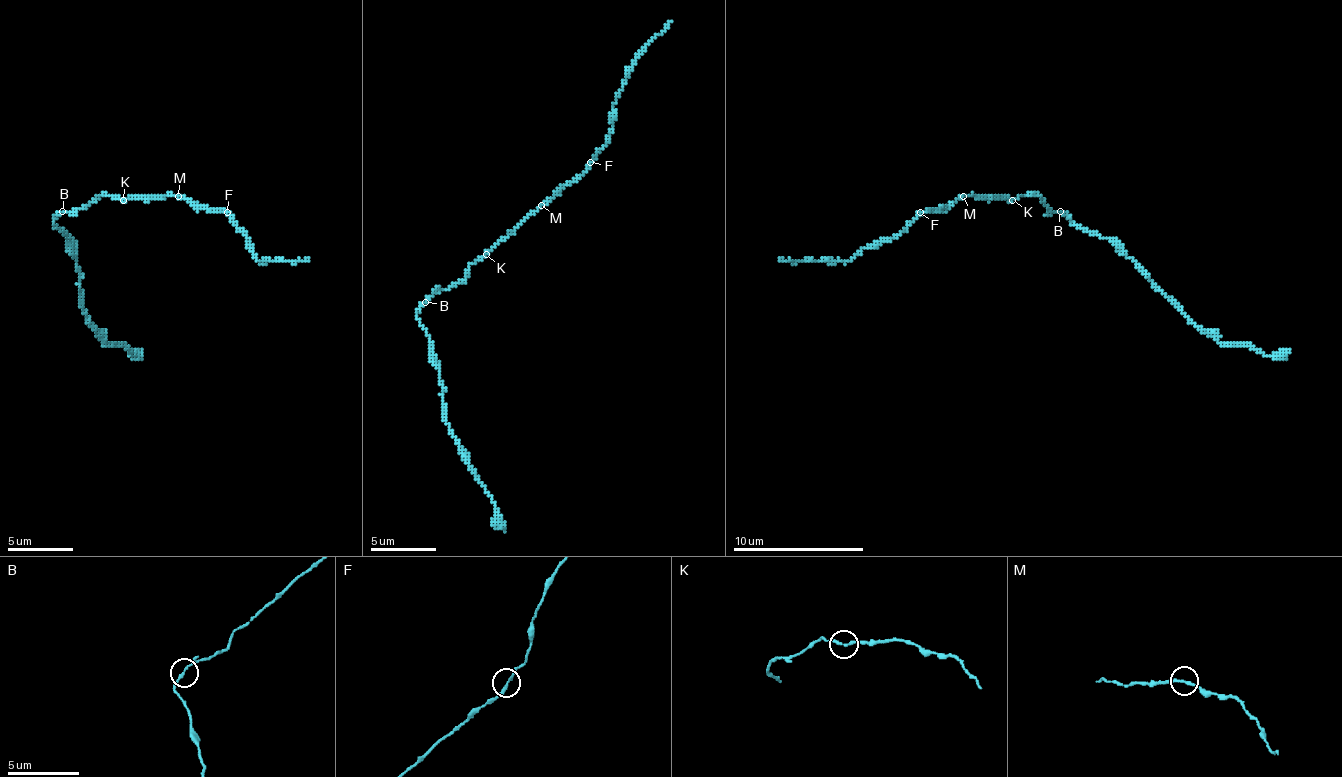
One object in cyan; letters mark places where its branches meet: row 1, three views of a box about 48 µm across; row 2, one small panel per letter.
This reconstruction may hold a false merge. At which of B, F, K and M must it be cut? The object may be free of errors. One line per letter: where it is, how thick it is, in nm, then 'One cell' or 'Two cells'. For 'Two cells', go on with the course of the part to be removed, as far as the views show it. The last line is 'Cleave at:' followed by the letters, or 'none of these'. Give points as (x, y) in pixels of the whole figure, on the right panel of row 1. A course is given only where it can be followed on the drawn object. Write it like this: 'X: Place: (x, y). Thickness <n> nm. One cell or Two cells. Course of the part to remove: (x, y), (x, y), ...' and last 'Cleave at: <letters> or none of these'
B: Place: (1060, 211). Thickness 180 nm. One cell
F: Place: (920, 212). Thickness 190 nm. One cell
K: Place: (1012, 200). Thickness 170 nm. One cell
M: Place: (963, 196). Thickness 180 nm. One cell
Cleave at: none of these

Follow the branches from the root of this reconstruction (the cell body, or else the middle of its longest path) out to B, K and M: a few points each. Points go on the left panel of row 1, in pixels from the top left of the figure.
B: (102, 196), (96, 196), (80, 209), (63, 212)
K: (102, 196), (122, 199)
M: (102, 196), (119, 196), (122, 199), (178, 196)

